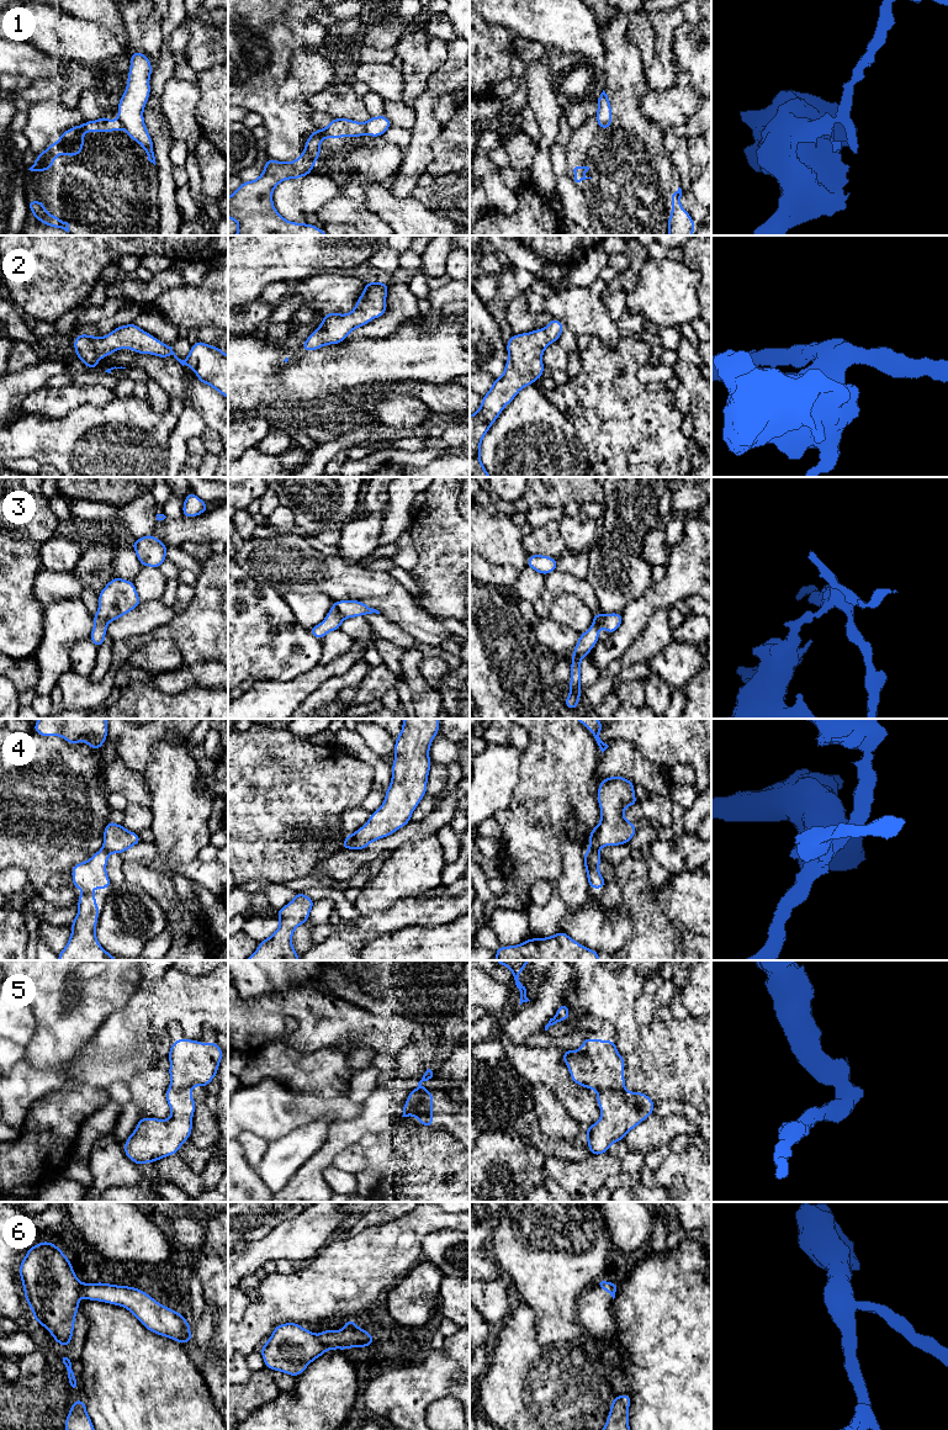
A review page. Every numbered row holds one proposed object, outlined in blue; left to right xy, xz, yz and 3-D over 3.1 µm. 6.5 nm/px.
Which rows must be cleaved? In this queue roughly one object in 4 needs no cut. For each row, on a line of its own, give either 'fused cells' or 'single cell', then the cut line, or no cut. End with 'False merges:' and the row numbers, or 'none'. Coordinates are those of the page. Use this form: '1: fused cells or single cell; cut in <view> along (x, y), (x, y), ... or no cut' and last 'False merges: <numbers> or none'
1: fused cells; cut in xy along (118, 118), (125, 128)
2: single cell; no cut
3: fused cells; cut in xz along (334, 602), (338, 612), (344, 618)
4: fused cells; cut in yz along (589, 847), (598, 851)
5: fused cells; cut in yz along (623, 1087), (605, 1087), (598, 1091)
6: fused cells; cut in xz along (318, 1336), (328, 1349)
False merges: 1, 3, 4, 5, 6

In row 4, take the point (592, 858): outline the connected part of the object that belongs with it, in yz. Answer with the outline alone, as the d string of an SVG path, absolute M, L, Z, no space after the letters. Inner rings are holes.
M589 848L584 852L583 863L587 872L588 886L590 889L604 889L607 885L598 869L600 862L602 856L599 851Z

